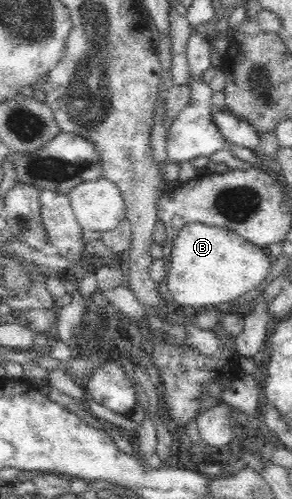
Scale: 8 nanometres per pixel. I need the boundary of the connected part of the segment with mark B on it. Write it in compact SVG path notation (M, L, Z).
M187 224L177 232L170 246L172 254L165 267L165 286L170 302L189 312L202 307L227 306L243 294L257 290L271 272L273 259L266 248L221 227Z

